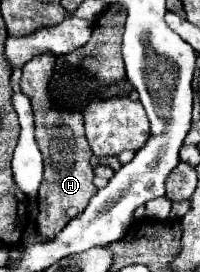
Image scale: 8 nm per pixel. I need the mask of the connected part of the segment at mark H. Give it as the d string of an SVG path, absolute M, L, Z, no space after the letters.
M36 55L26 67L22 67L22 93L28 95L34 109L36 123L36 143L44 157L44 181L38 191L38 219L36 231L42 237L56 237L74 217L78 217L88 201L96 195L96 185L92 183L94 173L90 165L90 145L84 135L84 121L80 113L60 113L50 107L48 81L54 69L54 55Z

